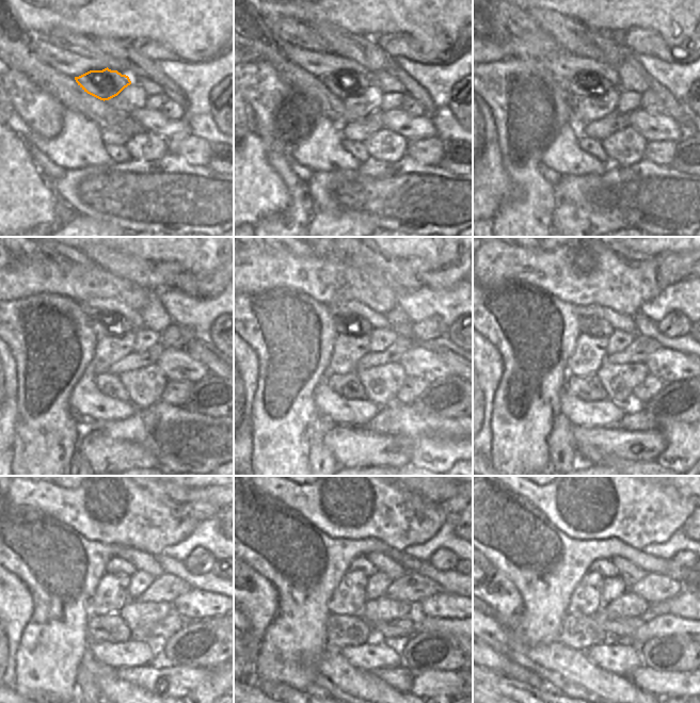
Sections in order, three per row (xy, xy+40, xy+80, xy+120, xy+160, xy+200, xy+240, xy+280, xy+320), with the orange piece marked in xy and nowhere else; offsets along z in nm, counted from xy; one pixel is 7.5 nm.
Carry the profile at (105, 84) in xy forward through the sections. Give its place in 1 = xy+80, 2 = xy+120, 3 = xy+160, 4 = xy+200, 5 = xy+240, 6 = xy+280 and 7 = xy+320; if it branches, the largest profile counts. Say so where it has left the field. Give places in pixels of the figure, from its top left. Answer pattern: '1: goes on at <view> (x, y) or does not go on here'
1: goes on at xy+80 (585, 84)
2: goes on at xy+120 (107, 324)
3: goes on at xy+160 (352, 325)
4: goes on at xy+200 (595, 326)
5: goes on at xy+240 (116, 565)
6: goes on at xy+280 (362, 564)
7: goes on at xy+320 (604, 566)

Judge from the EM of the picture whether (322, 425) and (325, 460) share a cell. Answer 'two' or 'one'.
one

